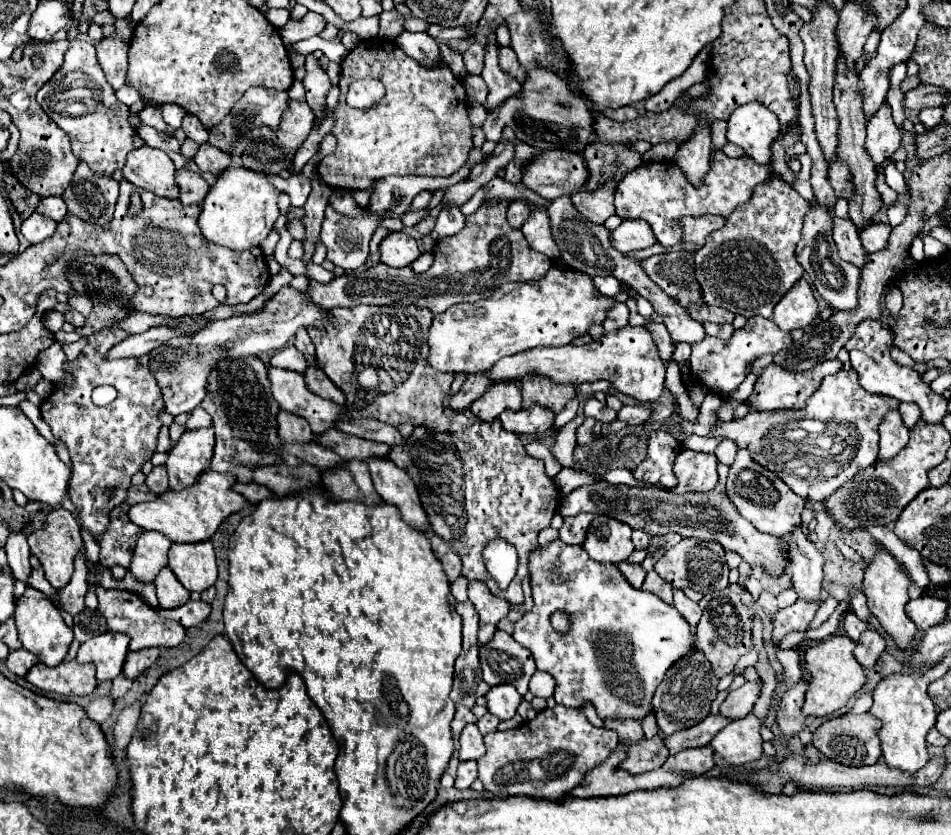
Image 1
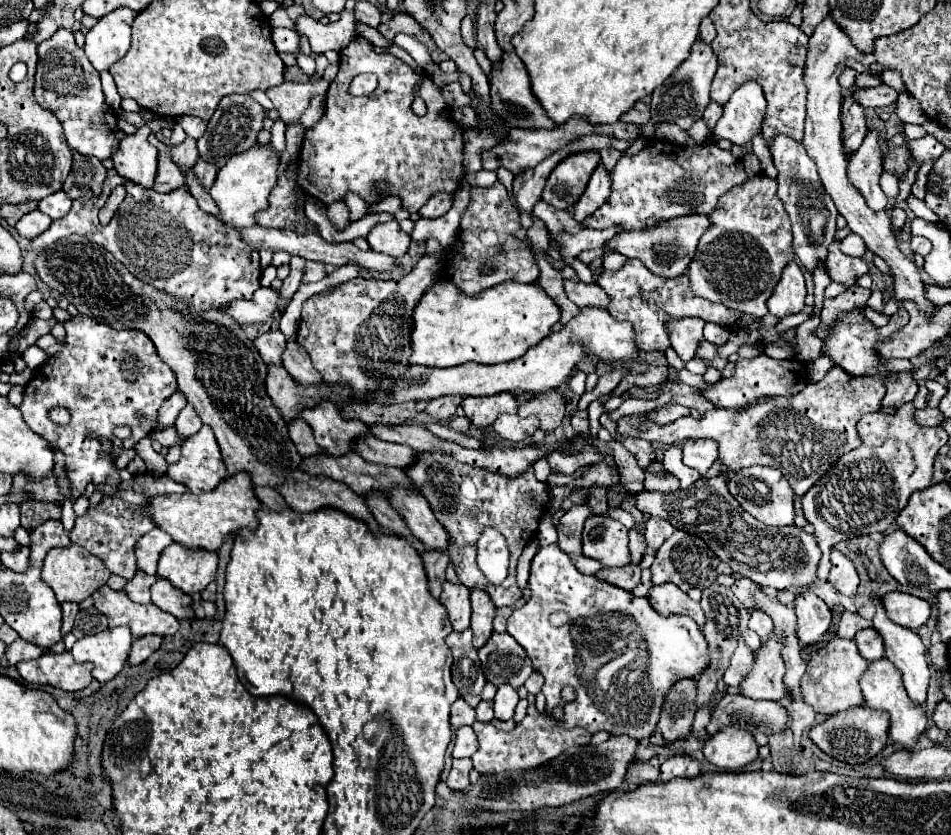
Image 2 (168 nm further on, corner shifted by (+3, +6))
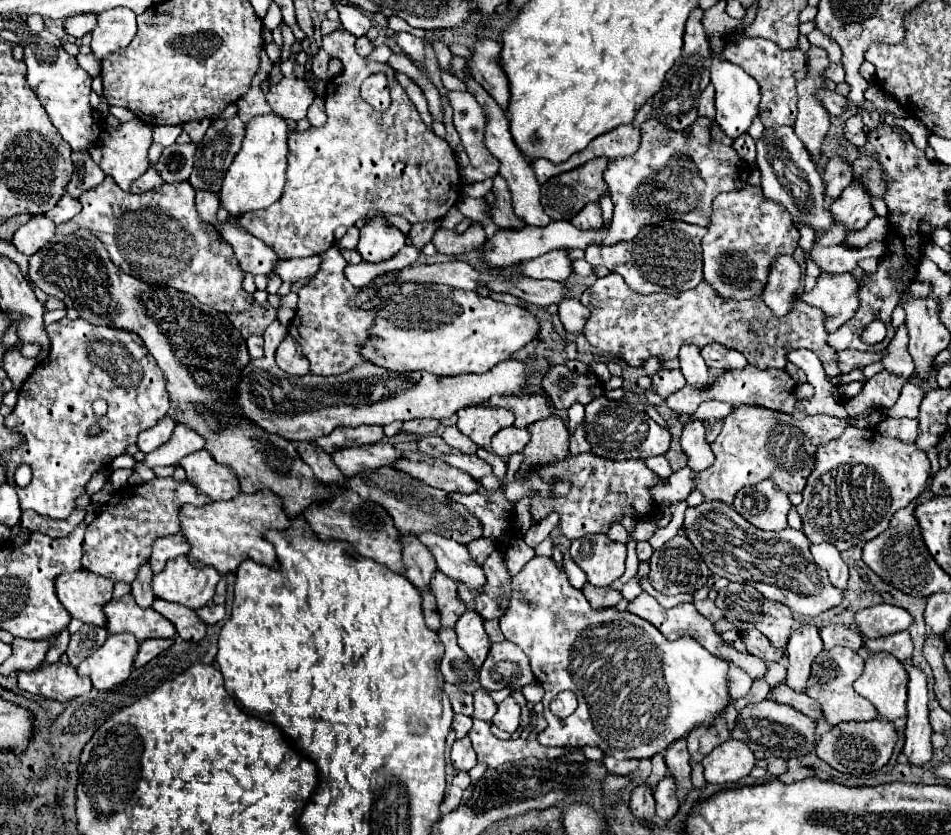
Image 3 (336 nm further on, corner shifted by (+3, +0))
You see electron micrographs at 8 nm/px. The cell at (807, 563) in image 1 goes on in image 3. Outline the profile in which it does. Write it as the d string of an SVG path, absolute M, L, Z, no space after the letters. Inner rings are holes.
M801 625L799 629L795 629L791 633L787 649L785 649L785 653L787 653L787 661L785 661L787 677L785 677L785 683L793 691L805 693L811 663L821 653L821 649L823 649L823 643L821 643L817 627Z

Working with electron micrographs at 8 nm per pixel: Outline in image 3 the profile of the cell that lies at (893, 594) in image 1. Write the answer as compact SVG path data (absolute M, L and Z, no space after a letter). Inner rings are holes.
M905 667L909 673L907 685L907 729L905 729L905 745L903 753L911 765L923 767L933 759L931 735L933 729L929 725L929 697L927 697L927 679L925 673L917 667Z

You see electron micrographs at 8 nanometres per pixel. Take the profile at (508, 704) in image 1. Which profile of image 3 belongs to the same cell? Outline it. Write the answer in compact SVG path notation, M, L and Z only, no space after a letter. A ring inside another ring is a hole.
M507 697L499 705L499 709L497 709L497 713L495 713L495 717L493 717L491 723L497 725L501 731L515 733L519 729L519 715L521 715L521 707L515 703L513 697Z

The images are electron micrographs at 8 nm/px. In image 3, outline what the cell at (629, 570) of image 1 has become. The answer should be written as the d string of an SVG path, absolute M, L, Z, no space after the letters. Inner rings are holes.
M585 583L581 591L587 597L587 601L593 605L593 609L613 607L613 605L617 605L621 601L621 593L611 589L611 587L593 587L593 585Z

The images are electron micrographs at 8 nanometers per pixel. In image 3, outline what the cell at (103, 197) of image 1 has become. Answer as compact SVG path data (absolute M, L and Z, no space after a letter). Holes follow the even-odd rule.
M73 151L71 159L73 159L75 169L73 169L73 177L67 185L67 193L77 199L83 191L99 185L105 179L105 173L99 169L99 165L95 165L91 161L89 153L85 153L85 151Z

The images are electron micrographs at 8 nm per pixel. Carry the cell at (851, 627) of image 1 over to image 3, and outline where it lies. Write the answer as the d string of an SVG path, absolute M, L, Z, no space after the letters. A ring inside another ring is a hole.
M827 625L821 629L823 649L833 649L837 645L859 651L863 647L863 637L859 631L845 625Z

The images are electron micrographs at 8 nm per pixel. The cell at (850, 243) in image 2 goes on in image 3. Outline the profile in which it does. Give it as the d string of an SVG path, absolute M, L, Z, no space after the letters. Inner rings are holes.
M871 241L869 245L861 249L845 249L843 245L837 247L817 247L813 245L809 251L809 257L817 263L821 273L827 275L839 275L839 273L849 273L851 269L857 267L857 261L867 259L867 257L881 257L885 253L885 243L883 241Z

